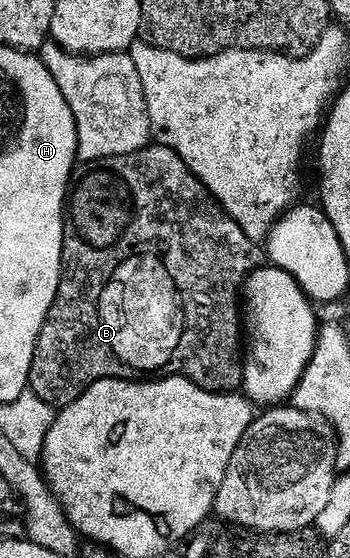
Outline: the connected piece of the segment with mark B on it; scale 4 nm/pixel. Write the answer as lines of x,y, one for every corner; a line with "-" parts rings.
150,143
145,148
135,151
133,154
119,155
118,157
108,157
102,161
90,161
84,166
85,169
76,174
75,188
72,190
71,196
67,201
67,216
65,218
65,255
63,258
63,272
61,275
61,286
57,292
55,303
51,307
51,311
47,315
47,319
43,323
43,331
37,340
35,347
35,359
31,367
31,375
29,376
29,389
39,395
39,399
43,399
43,403
63,410
71,403
75,403
75,399
79,399
83,394
95,383
99,383
108,377
115,377
119,381
128,381
133,378
137,379
161,379
164,377
186,377
188,381
193,381
208,393
235,393
238,392
245,384
245,366
243,364
243,290
245,281
253,273
255,267
260,266
263,261
263,249
260,244
255,243
245,234
243,227
239,227
239,223
235,223
235,219
231,219
231,215
227,215
227,211
223,208
213,196
209,194
209,188
196,177
191,171
191,167
187,167
187,163
183,163
183,159
179,159
179,155
175,151
171,151
165,145

